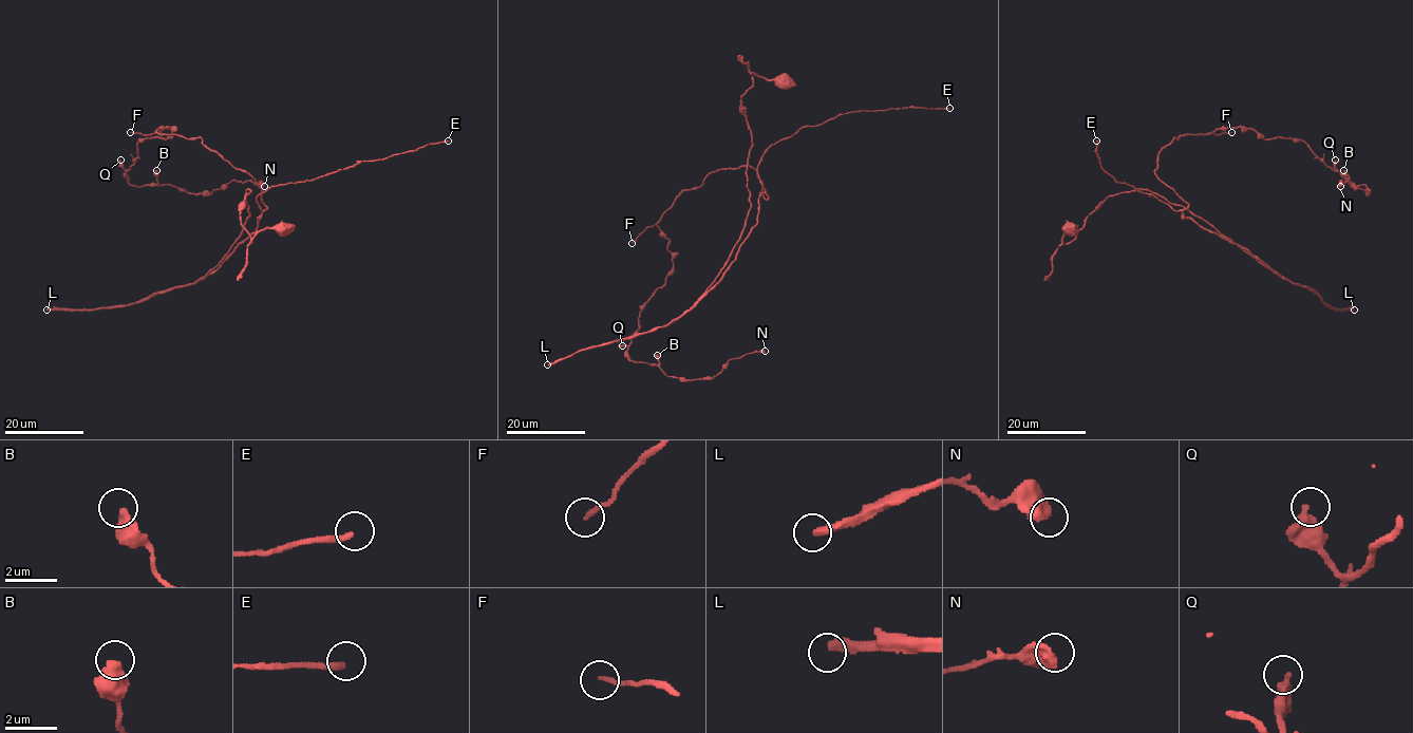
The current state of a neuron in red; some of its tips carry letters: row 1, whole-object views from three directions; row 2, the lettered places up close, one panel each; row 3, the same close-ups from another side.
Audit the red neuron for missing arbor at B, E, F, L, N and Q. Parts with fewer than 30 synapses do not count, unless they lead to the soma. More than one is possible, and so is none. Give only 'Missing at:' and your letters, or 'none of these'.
Missing at: F, L

